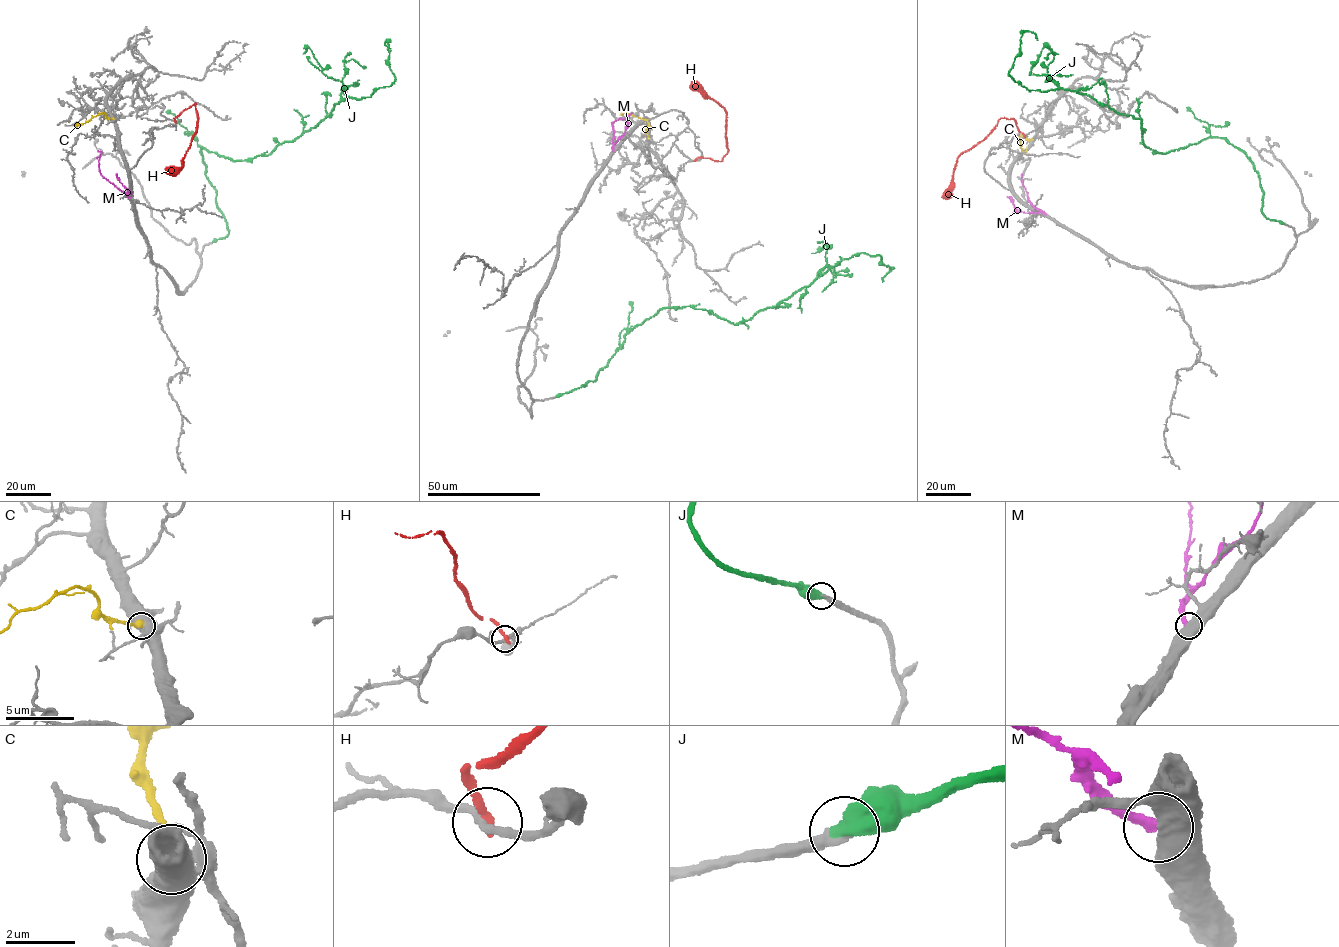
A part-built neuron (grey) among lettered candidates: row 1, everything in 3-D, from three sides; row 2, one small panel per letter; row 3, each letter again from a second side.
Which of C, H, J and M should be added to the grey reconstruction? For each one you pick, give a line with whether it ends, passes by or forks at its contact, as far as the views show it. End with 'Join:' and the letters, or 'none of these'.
J: It ends there
Join: J

